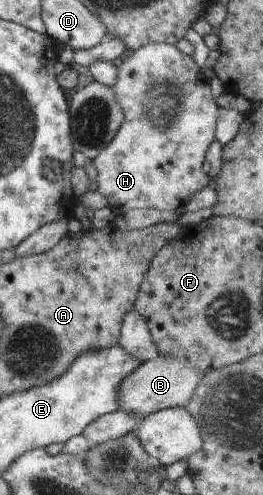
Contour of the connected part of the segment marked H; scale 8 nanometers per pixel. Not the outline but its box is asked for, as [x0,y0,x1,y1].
[92,43,220,212]

